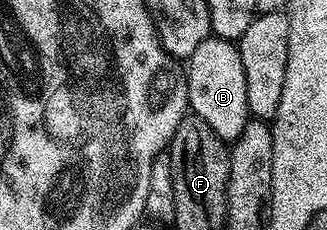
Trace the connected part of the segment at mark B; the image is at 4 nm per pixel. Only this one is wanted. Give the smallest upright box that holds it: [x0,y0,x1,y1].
[186,37,250,141]

